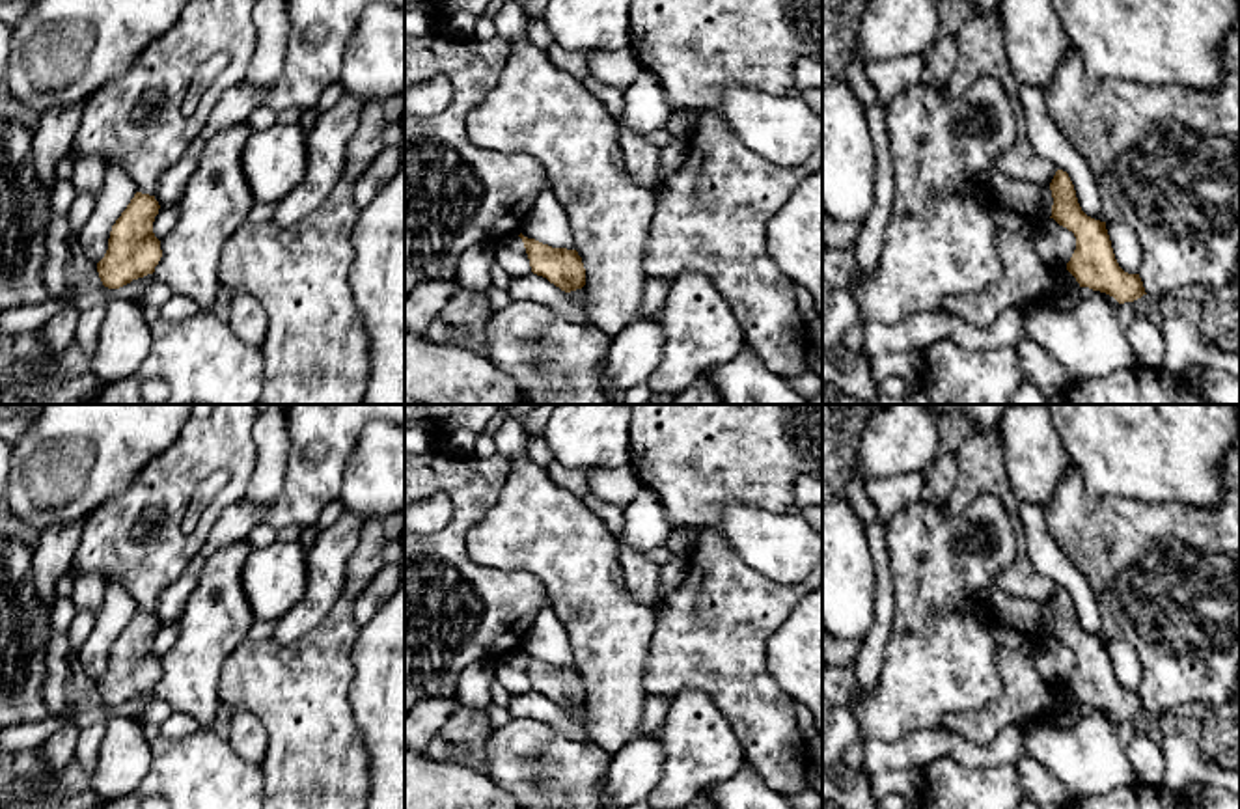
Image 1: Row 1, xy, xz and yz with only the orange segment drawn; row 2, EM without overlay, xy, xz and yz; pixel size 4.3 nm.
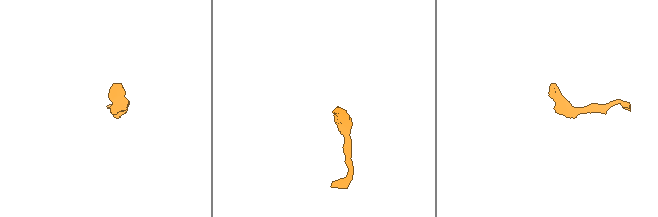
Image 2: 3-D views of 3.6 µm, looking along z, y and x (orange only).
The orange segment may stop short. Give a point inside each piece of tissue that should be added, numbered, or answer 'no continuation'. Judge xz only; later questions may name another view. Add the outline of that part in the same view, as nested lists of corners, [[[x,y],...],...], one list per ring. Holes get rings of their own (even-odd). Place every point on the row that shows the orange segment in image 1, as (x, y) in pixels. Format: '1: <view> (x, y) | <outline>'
no continuation

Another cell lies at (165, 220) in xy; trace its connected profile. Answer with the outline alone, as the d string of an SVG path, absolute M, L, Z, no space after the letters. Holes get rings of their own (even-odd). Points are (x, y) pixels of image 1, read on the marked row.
M177 205L160 207L153 222L155 237L162 240L173 229L177 218L179 218Z

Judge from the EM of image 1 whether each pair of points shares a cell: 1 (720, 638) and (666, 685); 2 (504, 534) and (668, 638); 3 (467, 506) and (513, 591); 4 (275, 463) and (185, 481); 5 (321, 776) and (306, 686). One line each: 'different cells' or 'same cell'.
1: same cell
2: different cells
3: same cell
4: different cells
5: same cell

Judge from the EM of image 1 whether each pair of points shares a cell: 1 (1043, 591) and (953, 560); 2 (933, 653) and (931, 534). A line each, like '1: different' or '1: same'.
1: different
2: same

